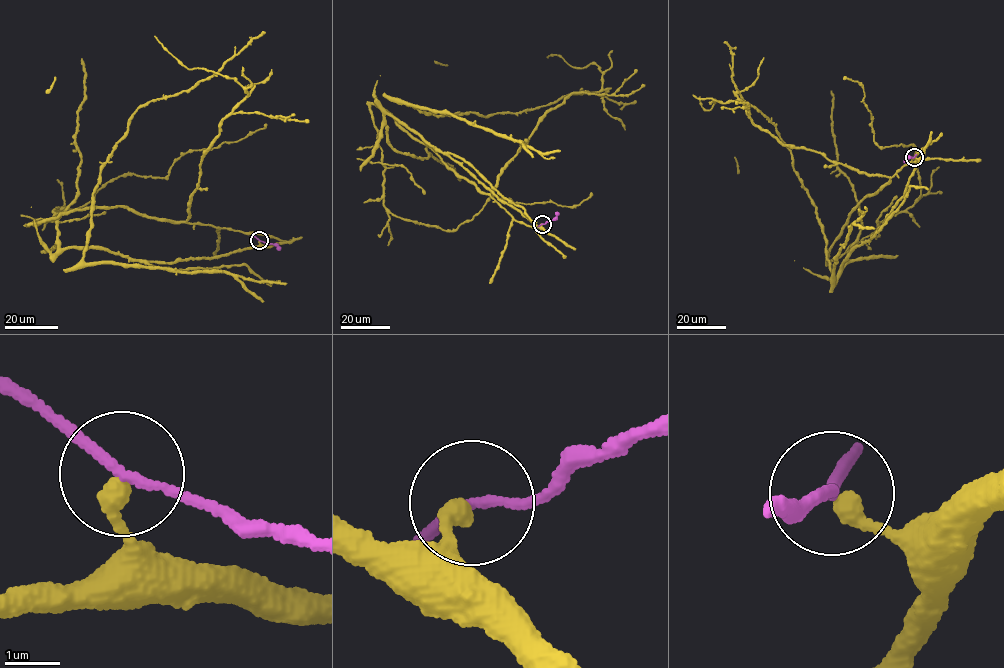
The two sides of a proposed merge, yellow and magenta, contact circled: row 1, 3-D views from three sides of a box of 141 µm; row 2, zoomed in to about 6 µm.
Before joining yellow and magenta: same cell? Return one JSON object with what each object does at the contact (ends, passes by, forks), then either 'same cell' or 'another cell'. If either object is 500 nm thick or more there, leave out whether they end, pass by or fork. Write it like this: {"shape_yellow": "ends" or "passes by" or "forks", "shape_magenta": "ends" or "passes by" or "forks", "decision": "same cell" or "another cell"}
{"shape_yellow": "ends", "shape_magenta": "passes by", "decision": "same cell"}

